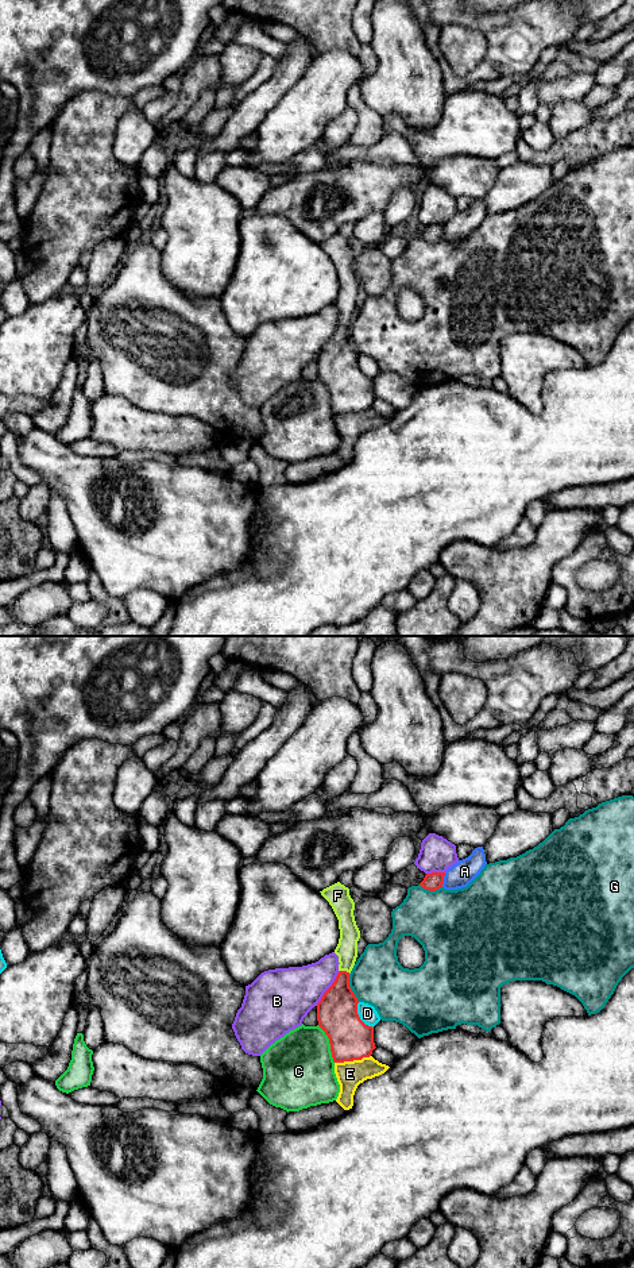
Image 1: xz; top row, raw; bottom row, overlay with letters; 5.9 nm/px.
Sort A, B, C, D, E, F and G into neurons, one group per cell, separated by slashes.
A / B / C / D / E / F / G

